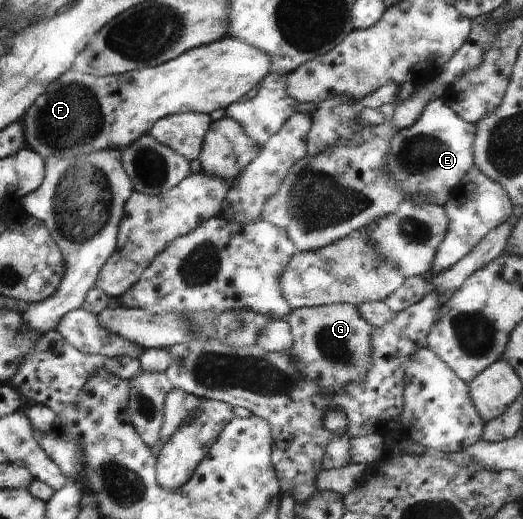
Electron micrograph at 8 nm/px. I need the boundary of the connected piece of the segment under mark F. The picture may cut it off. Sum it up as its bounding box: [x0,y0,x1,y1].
[21,36,271,160]

